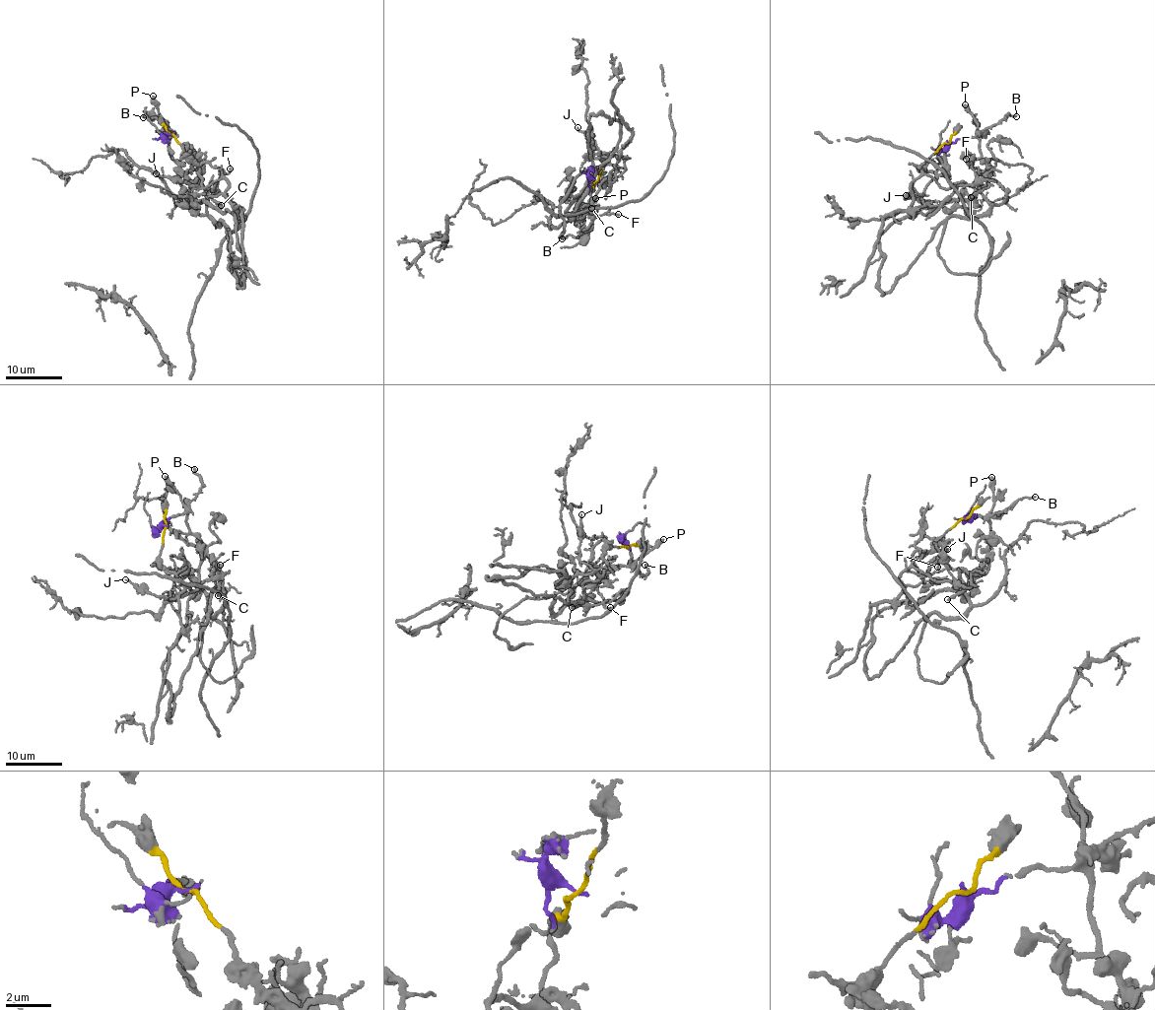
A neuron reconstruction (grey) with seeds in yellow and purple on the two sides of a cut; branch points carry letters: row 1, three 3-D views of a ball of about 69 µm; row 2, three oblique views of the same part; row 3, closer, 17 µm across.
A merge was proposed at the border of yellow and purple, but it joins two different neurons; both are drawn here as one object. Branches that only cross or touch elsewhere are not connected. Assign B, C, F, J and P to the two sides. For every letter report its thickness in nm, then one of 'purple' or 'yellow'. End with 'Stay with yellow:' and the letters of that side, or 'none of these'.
B: 200 nm thick; purple
C: 170 nm thick; purple
F: 170 nm thick; yellow
J: 140 nm thick; yellow
P: 440 nm thick; purple
Stay with yellow: F, J

